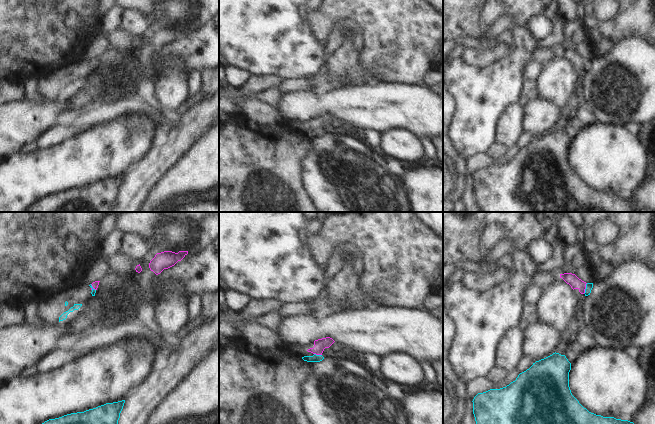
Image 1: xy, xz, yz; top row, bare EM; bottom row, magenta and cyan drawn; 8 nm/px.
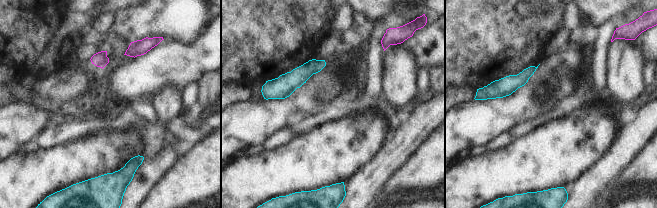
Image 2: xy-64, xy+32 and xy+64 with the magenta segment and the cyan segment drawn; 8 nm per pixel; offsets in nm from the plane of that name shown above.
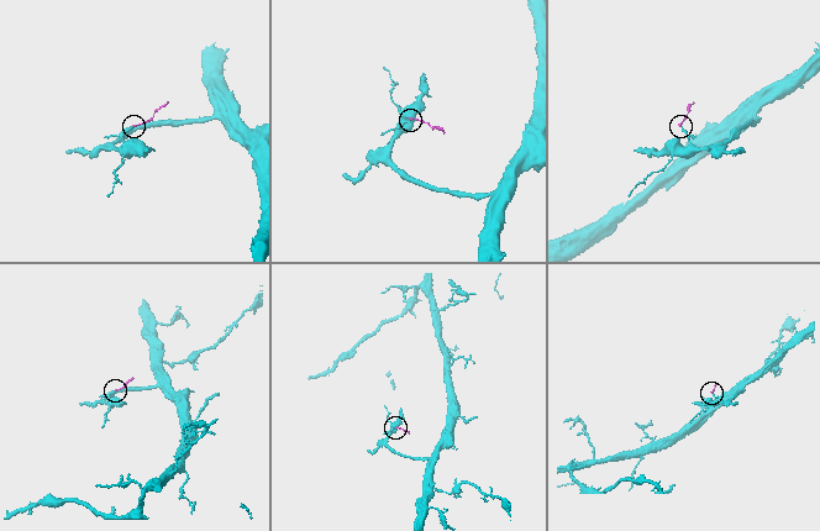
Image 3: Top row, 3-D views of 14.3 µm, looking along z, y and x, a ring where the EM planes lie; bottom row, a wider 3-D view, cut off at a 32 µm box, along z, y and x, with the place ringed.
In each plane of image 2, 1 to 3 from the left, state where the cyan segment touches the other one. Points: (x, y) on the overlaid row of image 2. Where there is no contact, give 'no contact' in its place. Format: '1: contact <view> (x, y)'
1: no contact
2: no contact
3: no contact

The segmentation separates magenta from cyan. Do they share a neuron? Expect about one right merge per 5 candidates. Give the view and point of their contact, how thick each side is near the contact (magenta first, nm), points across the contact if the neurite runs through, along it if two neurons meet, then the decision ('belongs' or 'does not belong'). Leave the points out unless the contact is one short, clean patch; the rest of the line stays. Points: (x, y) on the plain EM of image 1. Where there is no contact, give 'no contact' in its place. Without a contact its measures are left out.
yz (585, 64) | 90/60 nm | across yz (571, 55), (585, 64), (589, 62) | belongs

